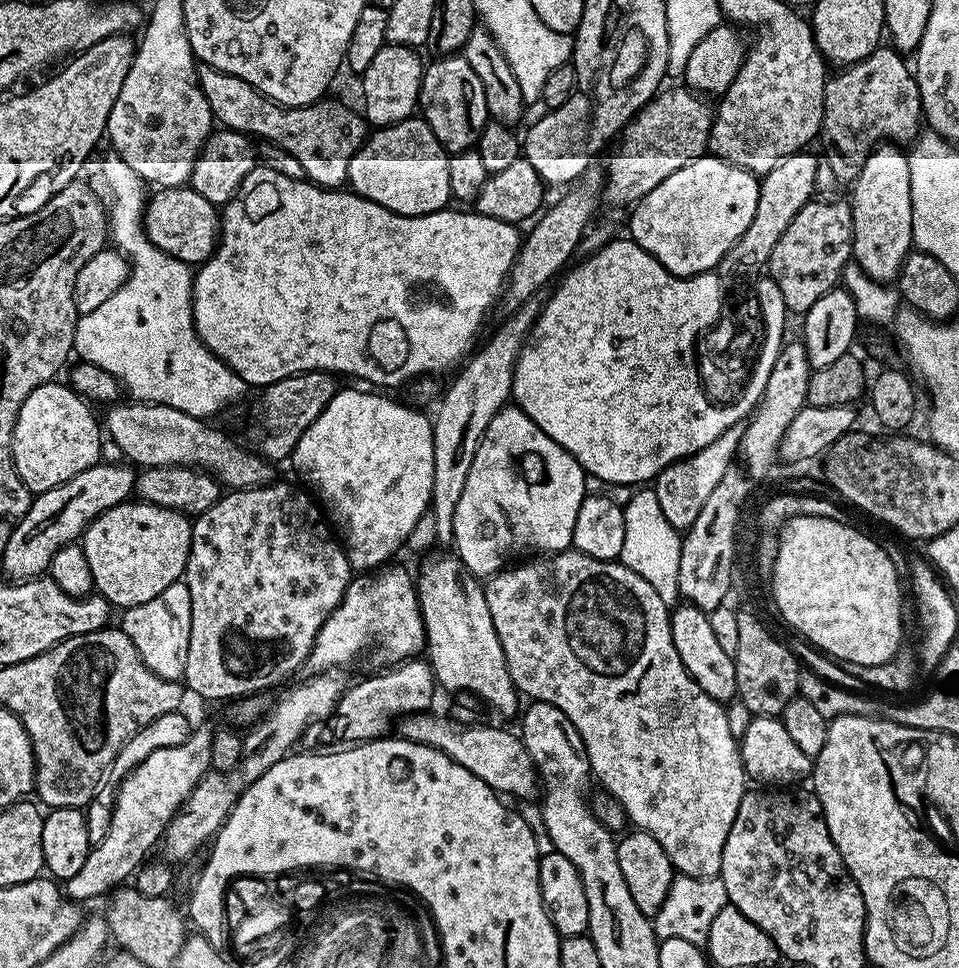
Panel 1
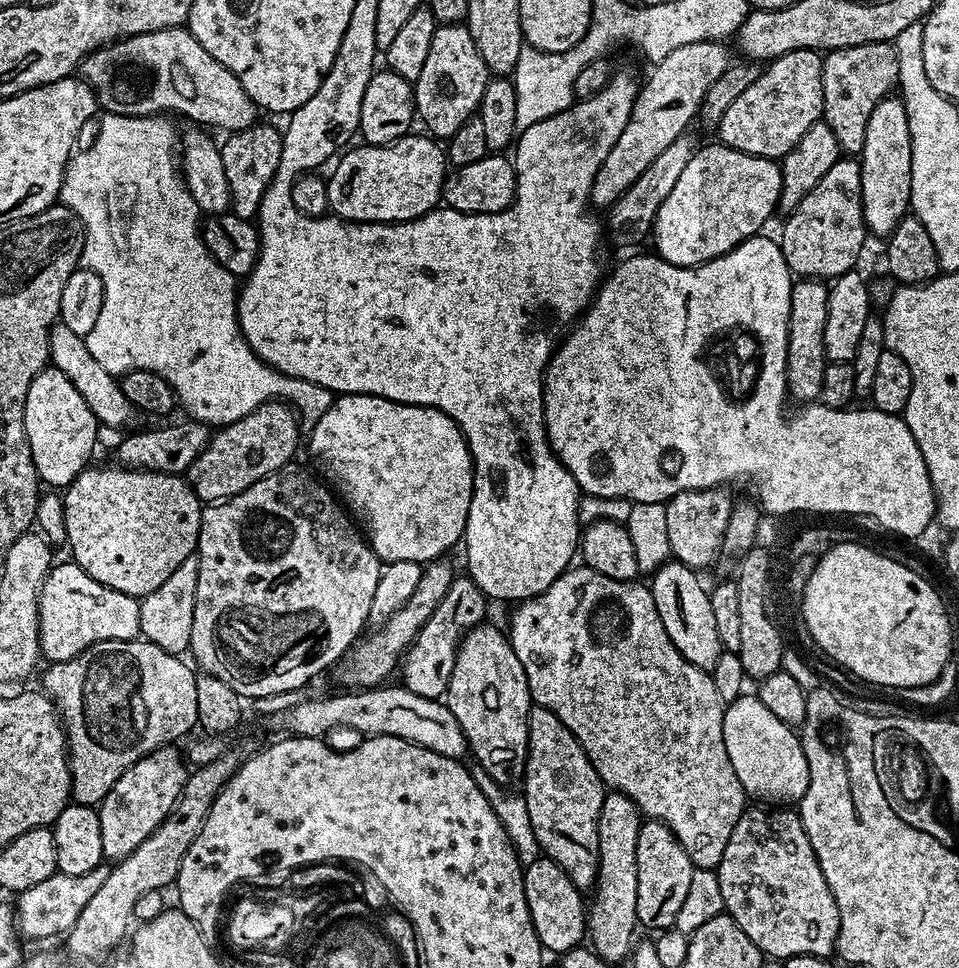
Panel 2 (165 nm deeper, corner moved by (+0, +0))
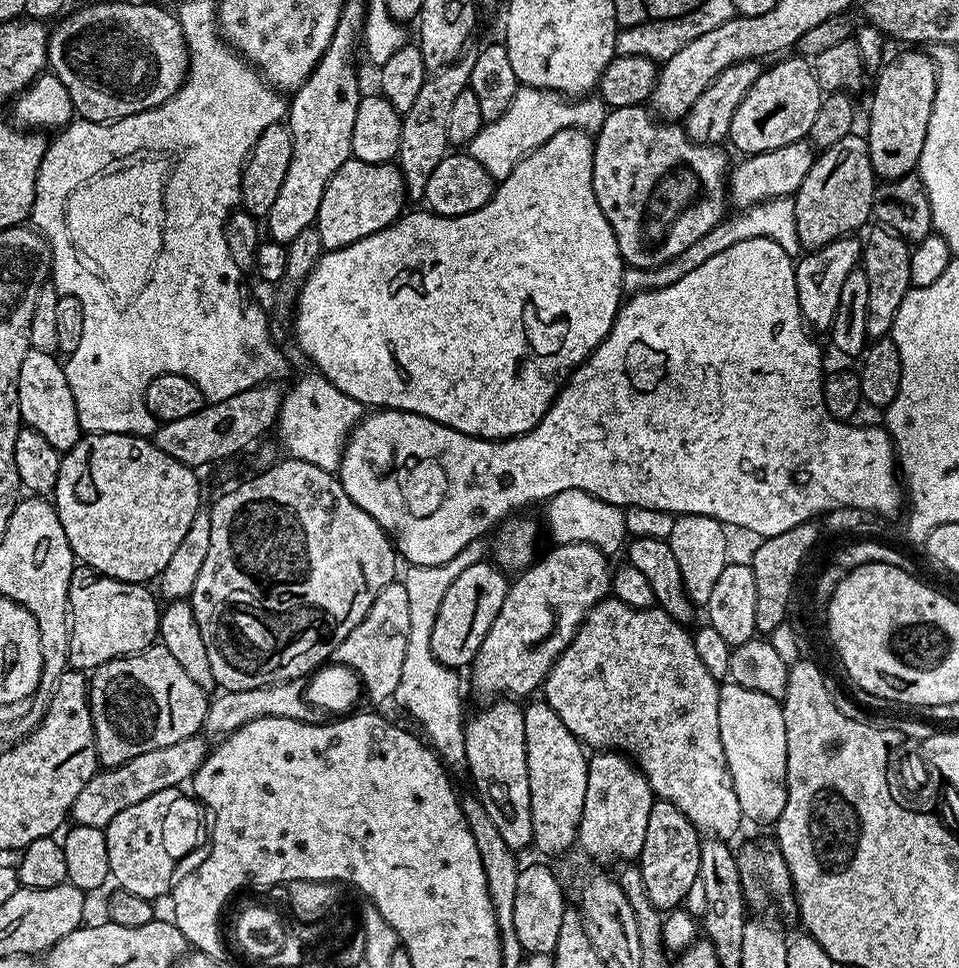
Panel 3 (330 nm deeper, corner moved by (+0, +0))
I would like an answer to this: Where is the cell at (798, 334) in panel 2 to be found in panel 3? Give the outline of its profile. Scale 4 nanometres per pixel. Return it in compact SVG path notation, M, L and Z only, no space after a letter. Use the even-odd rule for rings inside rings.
M855 235L843 236L821 248L805 251L795 261L800 313L804 315L805 325L811 326L817 333L827 333L831 329L834 314L838 314L838 297L842 294L842 285L861 263L862 244L856 239Z

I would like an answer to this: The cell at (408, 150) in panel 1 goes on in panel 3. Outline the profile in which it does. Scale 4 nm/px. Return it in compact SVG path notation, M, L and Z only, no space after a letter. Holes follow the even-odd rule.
M355 158L342 162L338 170L334 170L334 178L326 186L326 194L322 194L322 206L318 206L315 226L321 234L324 250L345 248L378 230L388 228L399 220L406 208L404 179L395 163L371 164Z

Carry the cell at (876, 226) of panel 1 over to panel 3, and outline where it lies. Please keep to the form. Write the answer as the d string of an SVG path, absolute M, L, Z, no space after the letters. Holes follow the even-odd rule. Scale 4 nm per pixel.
M904 51L908 52L893 60L891 57L875 77L876 89L872 92L872 109L868 112L866 139L872 171L884 182L907 176L919 165L936 89L936 65L927 51Z

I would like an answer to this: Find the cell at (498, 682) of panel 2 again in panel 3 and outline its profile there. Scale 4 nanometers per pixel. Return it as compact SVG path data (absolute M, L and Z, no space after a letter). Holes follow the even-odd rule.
M496 698L464 725L466 758L471 779L476 779L475 795L486 808L491 822L513 850L532 844L530 778L526 766L526 722L524 708L515 699Z

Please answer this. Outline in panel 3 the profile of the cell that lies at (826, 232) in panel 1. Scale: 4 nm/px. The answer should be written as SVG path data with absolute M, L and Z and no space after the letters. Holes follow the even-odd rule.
M851 134L844 138L839 139L838 142L835 142L834 145L829 148L823 149L817 155L816 161L810 166L810 174L806 174L806 178L802 178L802 186L795 194L795 202L794 206L794 218L798 218L798 238L800 239L801 245L805 249L811 250L813 248L821 248L822 246L826 246L830 242L834 242L838 238L842 238L843 236L851 236L853 234L859 233L859 228L863 226L867 220L870 220L872 216L872 195L876 192L876 185L878 183L878 177L875 172L872 171L872 163L870 162L870 150L868 149L868 141L865 139L863 135L858 136L858 134Z

